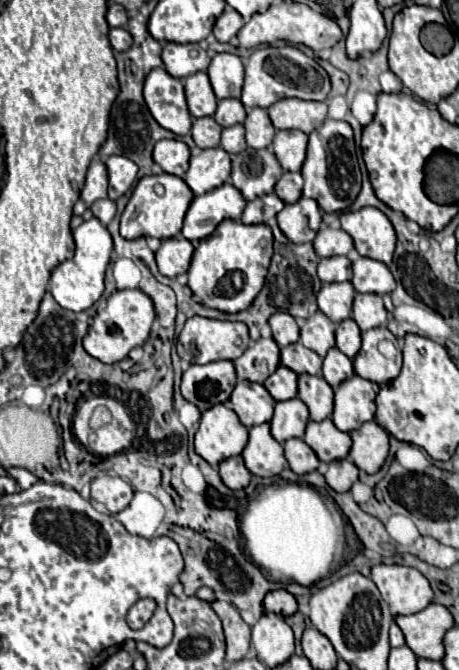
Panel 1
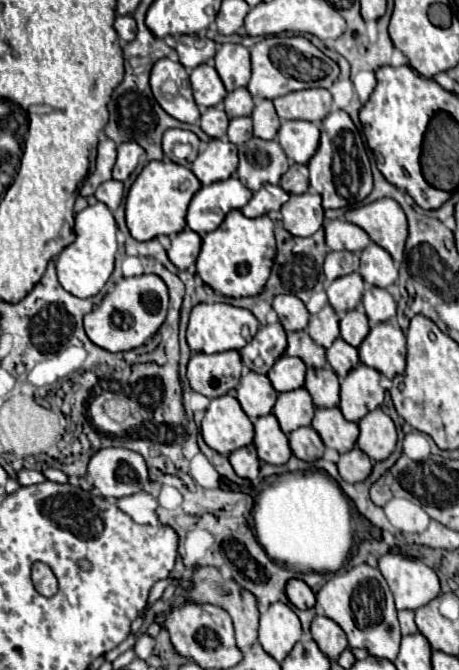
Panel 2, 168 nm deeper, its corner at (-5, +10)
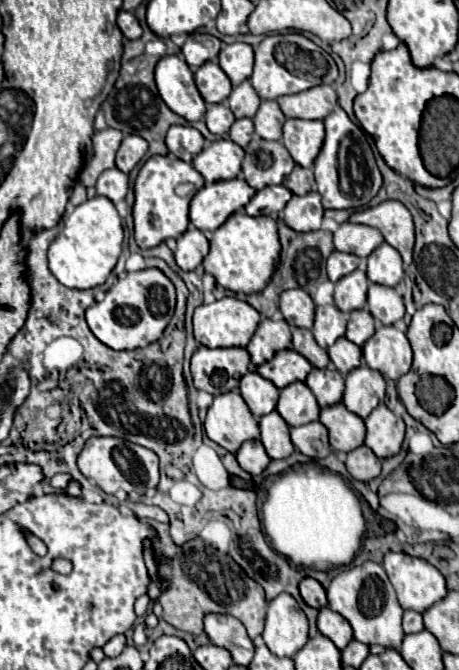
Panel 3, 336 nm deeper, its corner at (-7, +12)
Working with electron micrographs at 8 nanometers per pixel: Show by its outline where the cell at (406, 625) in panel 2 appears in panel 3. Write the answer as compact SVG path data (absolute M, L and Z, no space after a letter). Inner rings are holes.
M404 610L402 626L404 626L404 632L406 632L406 634L416 634L416 632L422 632L422 630L424 630L424 624L422 624L422 614L420 614L420 612L414 612L414 610Z

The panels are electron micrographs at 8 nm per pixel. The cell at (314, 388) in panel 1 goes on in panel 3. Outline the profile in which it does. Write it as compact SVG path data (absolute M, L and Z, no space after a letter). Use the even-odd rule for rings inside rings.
M312 368L312 372L306 378L308 388L314 392L318 406L326 408L326 406L334 406L338 402L342 402L342 394L344 394L344 378L340 376L340 372L336 372L336 368Z

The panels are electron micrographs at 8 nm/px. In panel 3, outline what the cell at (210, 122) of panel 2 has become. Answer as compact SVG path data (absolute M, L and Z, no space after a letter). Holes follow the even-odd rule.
M210 104L208 110L206 110L204 120L206 120L206 126L212 134L224 136L230 130L230 126L234 124L236 118L226 104Z

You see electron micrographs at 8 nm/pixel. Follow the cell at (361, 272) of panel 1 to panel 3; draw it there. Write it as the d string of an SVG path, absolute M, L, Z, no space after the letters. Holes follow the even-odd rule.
M380 244L370 256L368 256L368 280L382 286L396 286L402 276L402 258L394 248L388 248L388 244Z

